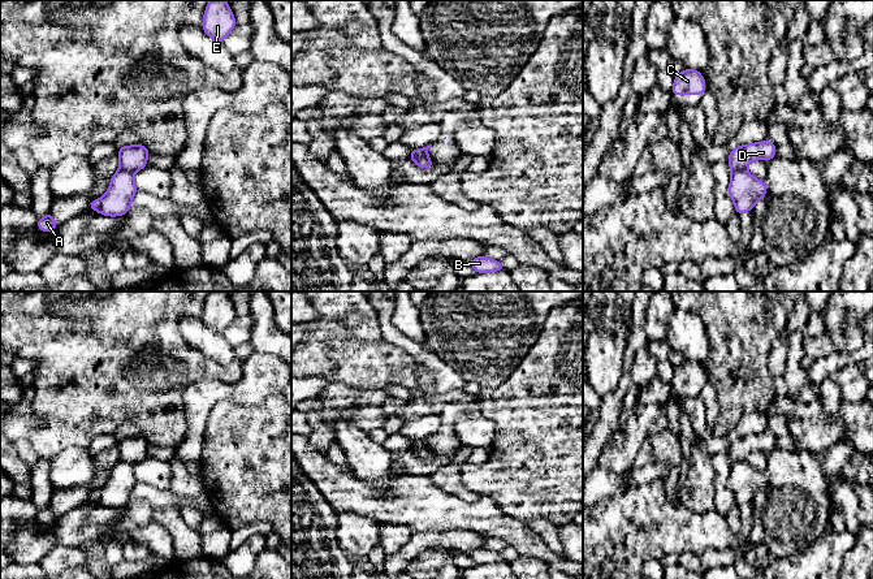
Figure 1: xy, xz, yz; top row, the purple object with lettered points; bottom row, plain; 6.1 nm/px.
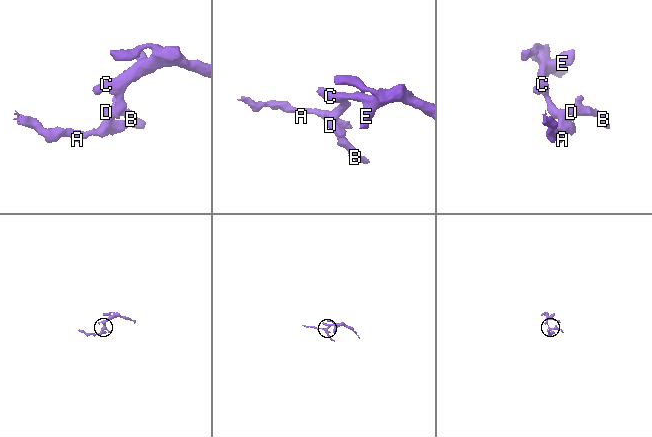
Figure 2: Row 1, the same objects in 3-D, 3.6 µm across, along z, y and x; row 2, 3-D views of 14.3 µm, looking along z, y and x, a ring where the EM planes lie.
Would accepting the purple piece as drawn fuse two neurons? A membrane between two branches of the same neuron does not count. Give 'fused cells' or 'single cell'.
fused cells

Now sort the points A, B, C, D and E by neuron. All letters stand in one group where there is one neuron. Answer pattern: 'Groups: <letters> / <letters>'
Groups: A / B C D E

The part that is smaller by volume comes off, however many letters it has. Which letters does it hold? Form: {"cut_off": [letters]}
{"cut_off": ["A"]}

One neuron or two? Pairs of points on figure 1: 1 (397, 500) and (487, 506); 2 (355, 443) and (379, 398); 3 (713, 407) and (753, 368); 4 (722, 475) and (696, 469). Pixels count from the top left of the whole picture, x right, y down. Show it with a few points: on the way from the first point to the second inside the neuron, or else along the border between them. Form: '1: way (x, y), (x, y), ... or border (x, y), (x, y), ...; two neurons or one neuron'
1: way (419, 504), (437, 510), (465, 510); one neuron
2: border (333, 423), (338, 418), (345, 418), (368, 435); two neurons
3: border (707, 375), (718, 405), (718, 415), (712, 430); two neurons
4: border (709, 454), (714, 471), (714, 504); two neurons

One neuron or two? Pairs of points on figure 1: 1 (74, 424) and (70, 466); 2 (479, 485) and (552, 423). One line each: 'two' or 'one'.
1: two
2: one

